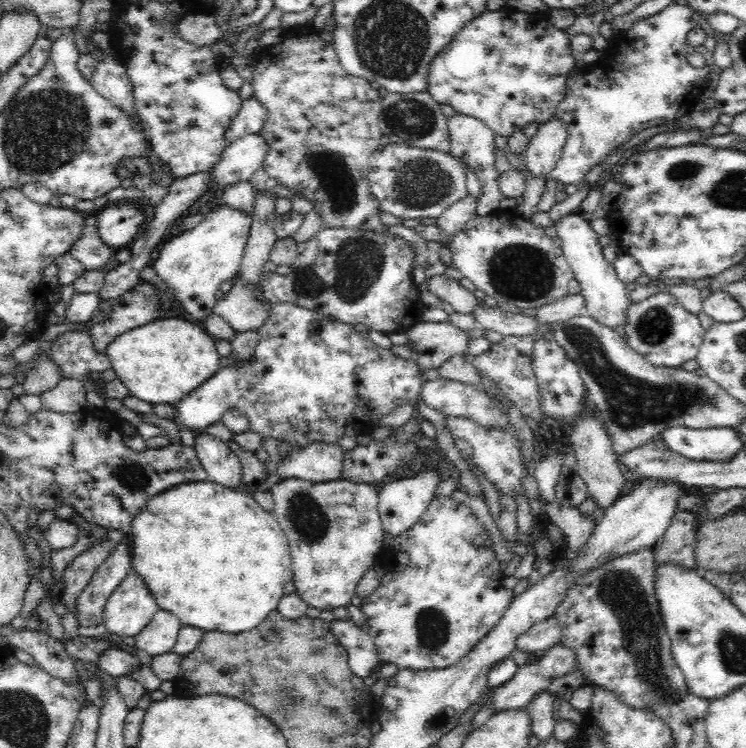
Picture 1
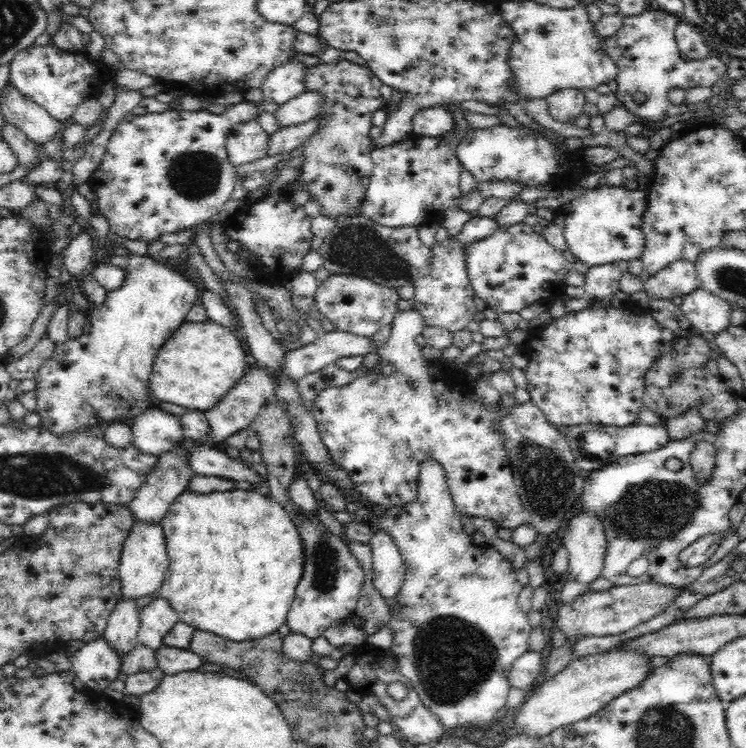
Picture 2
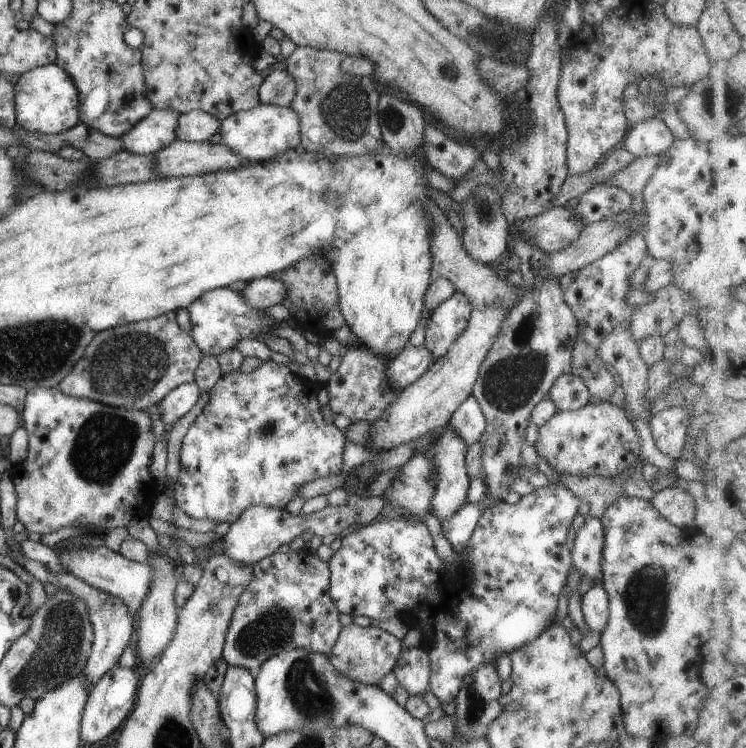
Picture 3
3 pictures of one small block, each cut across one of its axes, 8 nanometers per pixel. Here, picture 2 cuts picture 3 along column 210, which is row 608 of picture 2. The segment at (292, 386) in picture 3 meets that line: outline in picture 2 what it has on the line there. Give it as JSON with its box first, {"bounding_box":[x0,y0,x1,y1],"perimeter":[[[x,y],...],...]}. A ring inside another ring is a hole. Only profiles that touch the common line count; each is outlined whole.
{"bounding_box":[374,460,532,729],"perimeter":[[[426,460],[420,468],[419,498],[403,507],[399,517],[388,517],[384,511],[374,511],[374,524],[386,530],[394,539],[402,556],[405,574],[400,590],[392,596],[395,604],[388,606],[390,618],[376,626],[376,631],[388,628],[392,644],[389,649],[397,661],[402,676],[409,680],[420,703],[436,715],[442,729],[488,729],[504,710],[509,689],[508,670],[512,662],[528,652],[528,635],[532,626],[526,613],[517,605],[522,585],[516,580],[511,561],[490,545],[474,543],[464,531],[466,519],[455,510],[444,480],[444,470],[438,462]]]}

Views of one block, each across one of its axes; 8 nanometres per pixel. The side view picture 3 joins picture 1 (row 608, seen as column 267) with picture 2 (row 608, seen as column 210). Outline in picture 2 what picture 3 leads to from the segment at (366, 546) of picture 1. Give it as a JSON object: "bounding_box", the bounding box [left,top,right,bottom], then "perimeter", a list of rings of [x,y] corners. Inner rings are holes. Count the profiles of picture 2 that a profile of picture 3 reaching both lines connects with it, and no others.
{"bounding_box":[286,511,364,640],"perimeter":[[[303,511],[300,512],[300,516],[290,514],[290,517],[302,541],[304,567],[286,620],[290,630],[314,640],[324,634],[324,631],[328,630],[332,624],[347,620],[354,614],[360,598],[362,582],[364,582],[364,570],[350,552],[350,541],[342,535],[332,533],[318,519],[318,512]]]}

